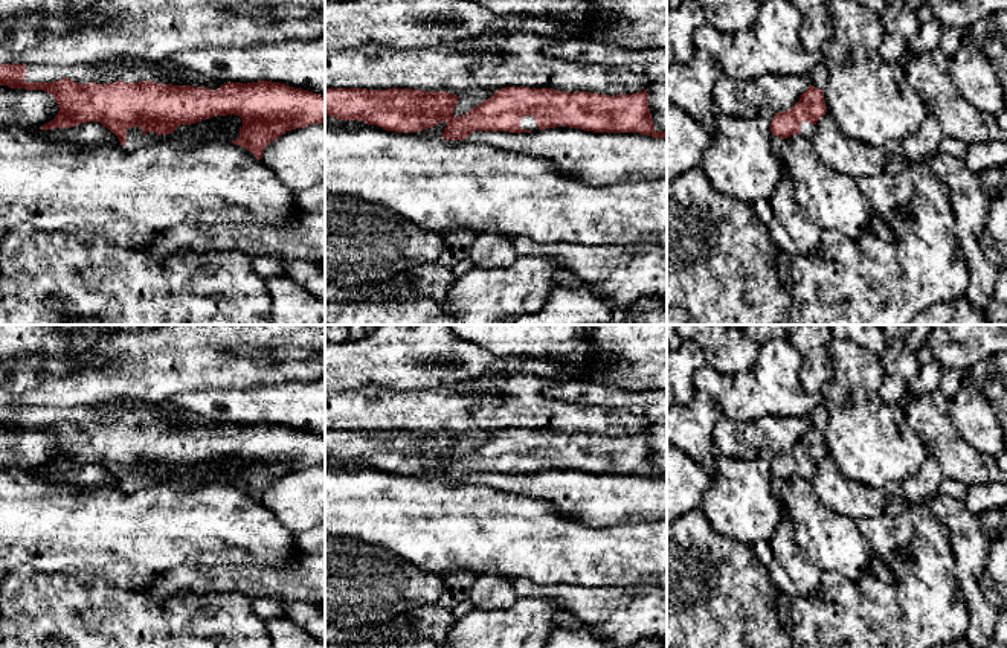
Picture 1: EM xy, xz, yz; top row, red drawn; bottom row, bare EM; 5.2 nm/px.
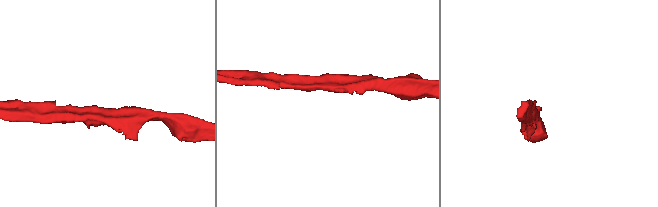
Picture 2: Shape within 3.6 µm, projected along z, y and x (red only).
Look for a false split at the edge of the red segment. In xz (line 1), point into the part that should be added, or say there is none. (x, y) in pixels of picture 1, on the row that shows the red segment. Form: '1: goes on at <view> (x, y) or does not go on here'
1: goes on at xz (528, 122)

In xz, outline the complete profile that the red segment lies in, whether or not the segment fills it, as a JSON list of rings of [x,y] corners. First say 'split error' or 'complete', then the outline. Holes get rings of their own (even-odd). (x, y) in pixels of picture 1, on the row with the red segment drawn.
split error; [[[505,87],[473,107],[467,114],[455,116],[459,96],[447,91],[412,88],[325,88],[325,116],[340,120],[363,120],[386,131],[415,133],[446,122],[442,139],[464,140],[475,131],[531,133],[569,127],[594,133],[639,133],[664,139],[667,131],[655,131],[647,90],[633,95],[600,95],[589,91],[558,91],[554,88]]]

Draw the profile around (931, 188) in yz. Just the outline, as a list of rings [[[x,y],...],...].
[[[911,162],[897,175],[862,177],[856,183],[871,204],[871,223],[856,239],[822,230],[815,253],[792,258],[789,325],[911,325],[929,305],[954,302],[967,290],[949,188],[928,163]]]

